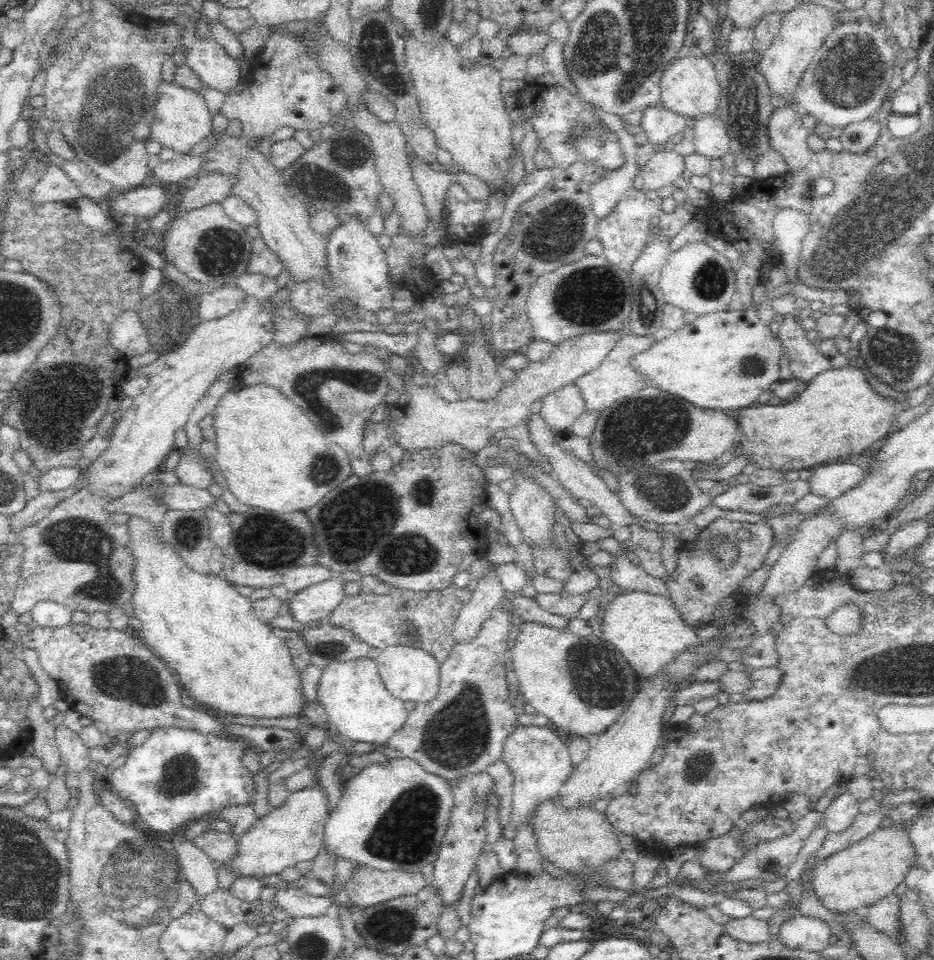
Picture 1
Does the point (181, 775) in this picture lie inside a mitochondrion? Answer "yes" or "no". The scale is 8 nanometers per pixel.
yes

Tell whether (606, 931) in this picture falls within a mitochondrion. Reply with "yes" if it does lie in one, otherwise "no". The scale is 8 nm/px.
no

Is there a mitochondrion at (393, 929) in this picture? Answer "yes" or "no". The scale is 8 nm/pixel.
yes

